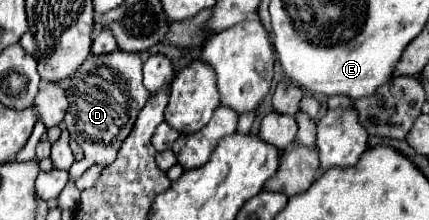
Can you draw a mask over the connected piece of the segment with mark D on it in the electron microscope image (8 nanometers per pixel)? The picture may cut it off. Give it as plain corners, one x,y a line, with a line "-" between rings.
119,49
109,55
91,55
71,77
71,87
67,89
69,109
65,113
65,123
71,139
77,141
83,149
83,159
77,165
81,167
81,171
93,165
111,165
111,161
115,161
117,157
121,143
131,133
139,109
143,109
151,95
143,87
141,65
143,61
139,53
125,53

